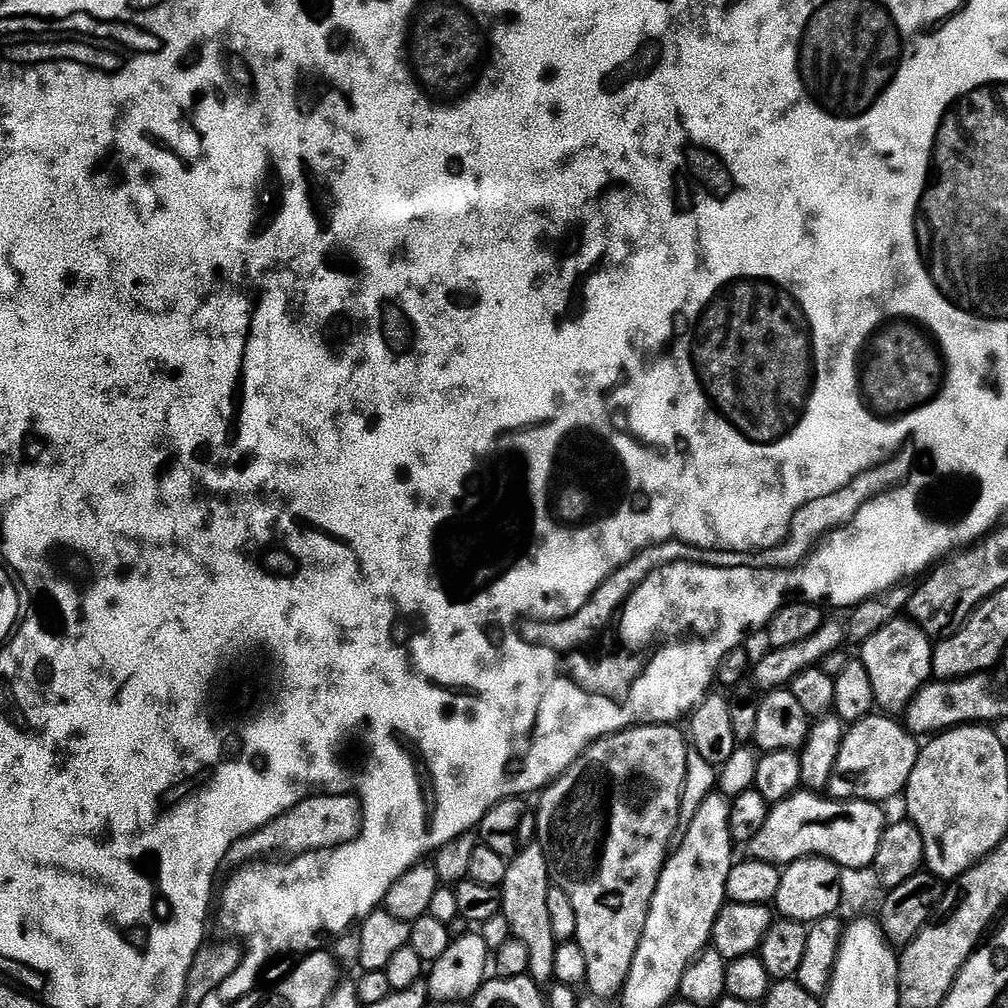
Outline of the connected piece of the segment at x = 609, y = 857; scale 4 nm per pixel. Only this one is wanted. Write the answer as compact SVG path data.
M642 724L616 732L613 736L604 736L601 740L595 740L561 776L543 789L539 797L541 798L540 808L538 804L535 809L536 840L548 859L548 872L552 875L553 885L563 890L566 898L570 898L574 906L574 918L576 919L574 942L582 946L582 954L586 954L586 988L589 988L592 991L589 993L599 1001L610 1002L610 999L613 1001L624 990L624 983L630 974L630 966L634 962L634 954L638 950L638 942L642 938L642 930L646 926L646 918L656 893L658 878L664 869L665 860L670 855L668 843L679 822L683 788L687 776L687 760L690 753L689 741L685 733L681 729L680 733L678 729L676 724Z

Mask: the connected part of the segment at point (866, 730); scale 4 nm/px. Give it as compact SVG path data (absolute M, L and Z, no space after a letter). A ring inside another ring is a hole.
M873 714L865 720L857 720L845 731L842 750L826 789L831 799L885 802L903 793L914 762L920 756L921 745L917 737L896 720L899 719L888 714Z

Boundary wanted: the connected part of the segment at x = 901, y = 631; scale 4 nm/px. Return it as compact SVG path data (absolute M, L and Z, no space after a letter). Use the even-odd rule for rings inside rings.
M907 618L890 621L878 634L866 638L859 645L859 663L866 666L870 674L870 686L874 686L876 708L888 714L900 714L908 704L929 683L934 676L934 644L920 627Z

